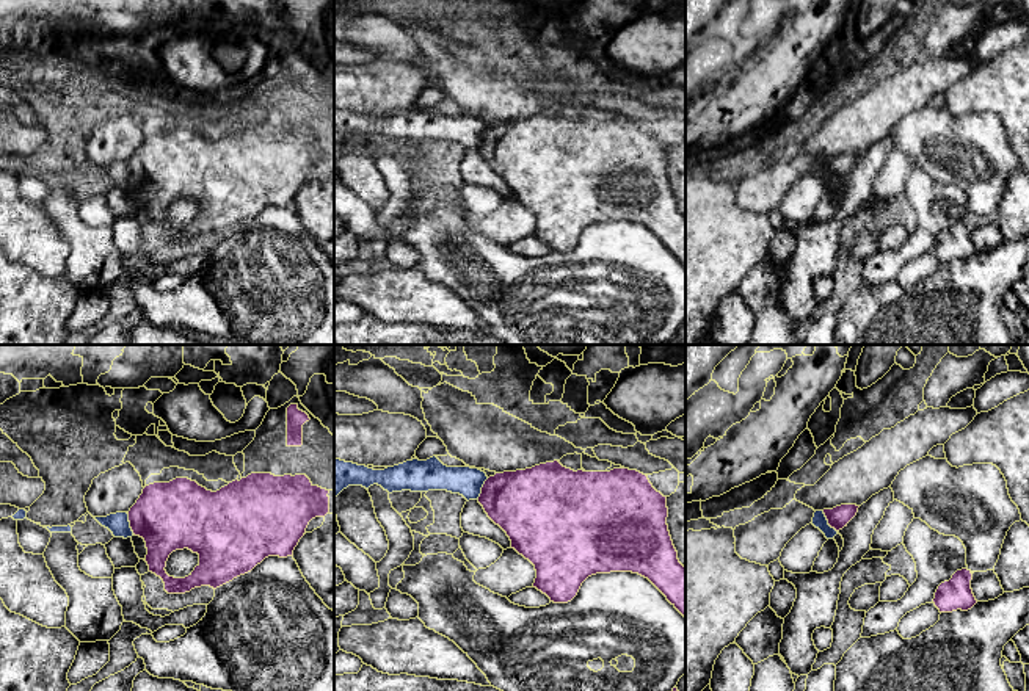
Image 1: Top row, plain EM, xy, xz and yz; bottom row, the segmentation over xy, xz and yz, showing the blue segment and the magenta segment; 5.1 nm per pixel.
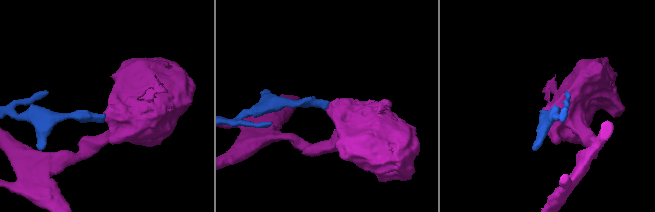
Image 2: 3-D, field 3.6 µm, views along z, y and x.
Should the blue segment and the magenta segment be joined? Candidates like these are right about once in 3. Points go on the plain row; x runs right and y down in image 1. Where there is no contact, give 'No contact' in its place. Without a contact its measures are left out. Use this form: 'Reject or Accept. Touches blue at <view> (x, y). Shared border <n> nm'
Reject. Touches blue at yz (827, 171). Shared border 130 nm

